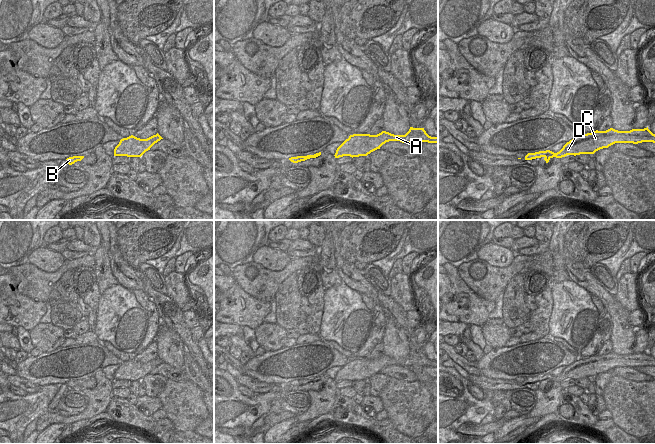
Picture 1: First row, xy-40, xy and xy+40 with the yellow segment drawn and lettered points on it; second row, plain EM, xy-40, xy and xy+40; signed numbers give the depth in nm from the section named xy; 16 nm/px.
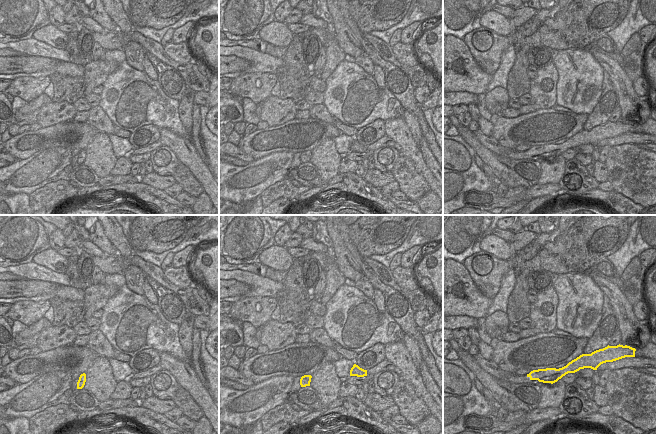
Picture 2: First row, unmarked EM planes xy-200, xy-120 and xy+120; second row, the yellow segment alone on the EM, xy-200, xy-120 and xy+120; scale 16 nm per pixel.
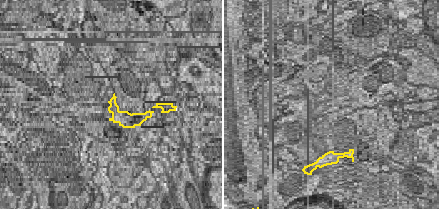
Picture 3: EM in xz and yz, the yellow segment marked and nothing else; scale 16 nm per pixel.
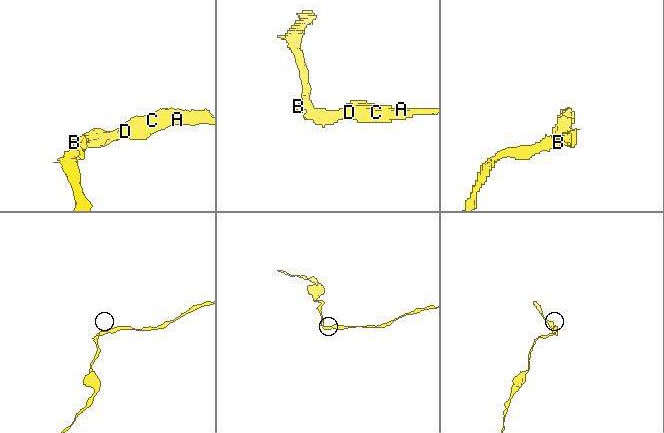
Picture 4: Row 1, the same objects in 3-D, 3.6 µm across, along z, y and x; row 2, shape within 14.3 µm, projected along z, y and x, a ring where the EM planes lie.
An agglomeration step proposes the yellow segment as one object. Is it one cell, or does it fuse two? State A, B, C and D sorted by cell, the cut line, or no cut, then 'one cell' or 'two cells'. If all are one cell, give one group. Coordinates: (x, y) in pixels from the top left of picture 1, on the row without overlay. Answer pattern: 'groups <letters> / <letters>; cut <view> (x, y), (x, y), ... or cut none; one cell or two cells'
groups A C D / B; cut xy (299, 380), (300, 385); two cells

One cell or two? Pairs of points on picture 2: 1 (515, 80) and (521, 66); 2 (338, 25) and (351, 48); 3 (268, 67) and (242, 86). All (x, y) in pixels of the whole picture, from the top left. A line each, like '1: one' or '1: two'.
1: one
2: one
3: two

